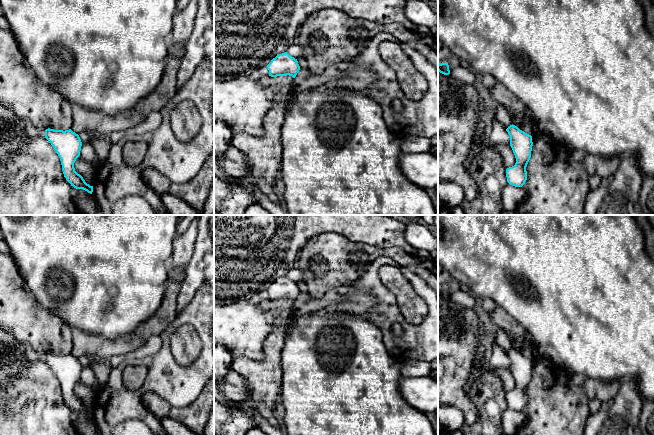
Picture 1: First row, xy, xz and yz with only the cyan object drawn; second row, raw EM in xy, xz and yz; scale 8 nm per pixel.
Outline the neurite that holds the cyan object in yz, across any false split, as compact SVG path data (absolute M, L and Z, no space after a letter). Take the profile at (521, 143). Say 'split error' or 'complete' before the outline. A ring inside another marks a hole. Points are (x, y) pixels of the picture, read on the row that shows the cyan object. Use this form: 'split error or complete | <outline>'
complete | M513 124L506 131L510 136L510 146L516 158L515 165L506 169L507 182L515 187L522 187L527 180L526 167L531 158L532 136Z

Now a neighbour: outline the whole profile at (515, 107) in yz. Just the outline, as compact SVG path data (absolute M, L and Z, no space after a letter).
M497 83L489 91L497 104L501 104L509 112L513 125L531 136L539 132L538 126L534 123L531 114L526 111L523 102L504 85Z

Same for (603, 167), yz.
M587 155L585 166L589 175L598 175L601 179L611 176L618 168L620 157L601 158L596 155Z

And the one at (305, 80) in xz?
M336 65L330 66L322 74L313 74L308 68L300 68L294 78L294 91L302 92L334 84L338 78L345 76Z

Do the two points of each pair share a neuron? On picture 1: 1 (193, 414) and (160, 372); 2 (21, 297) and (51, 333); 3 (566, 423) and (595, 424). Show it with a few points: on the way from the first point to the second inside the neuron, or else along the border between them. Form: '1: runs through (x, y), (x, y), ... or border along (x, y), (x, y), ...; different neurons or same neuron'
1: border along (164, 400), (178, 407), (190, 405); different neurons
2: runs through (24, 306), (42, 324); same neuron
3: border along (591, 414), (585, 424); different neurons

